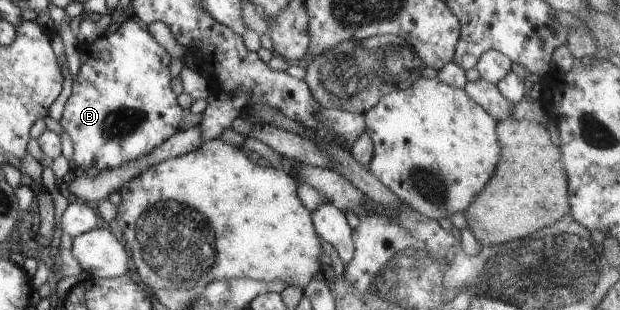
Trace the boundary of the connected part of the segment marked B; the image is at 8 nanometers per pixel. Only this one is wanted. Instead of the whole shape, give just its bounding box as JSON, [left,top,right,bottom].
[59,17,184,172]

